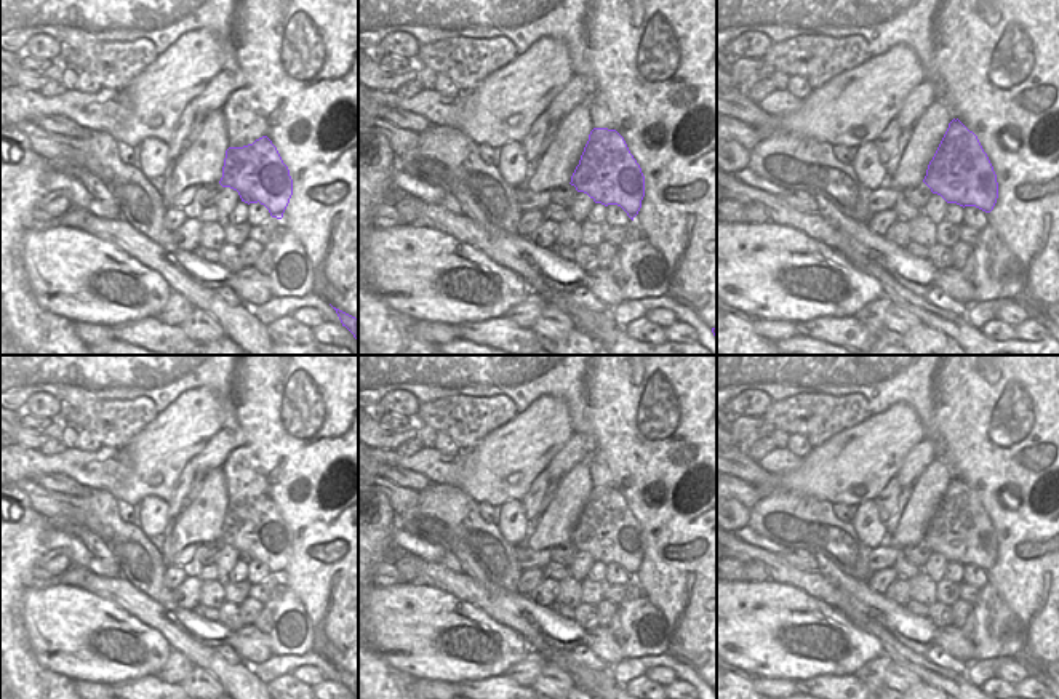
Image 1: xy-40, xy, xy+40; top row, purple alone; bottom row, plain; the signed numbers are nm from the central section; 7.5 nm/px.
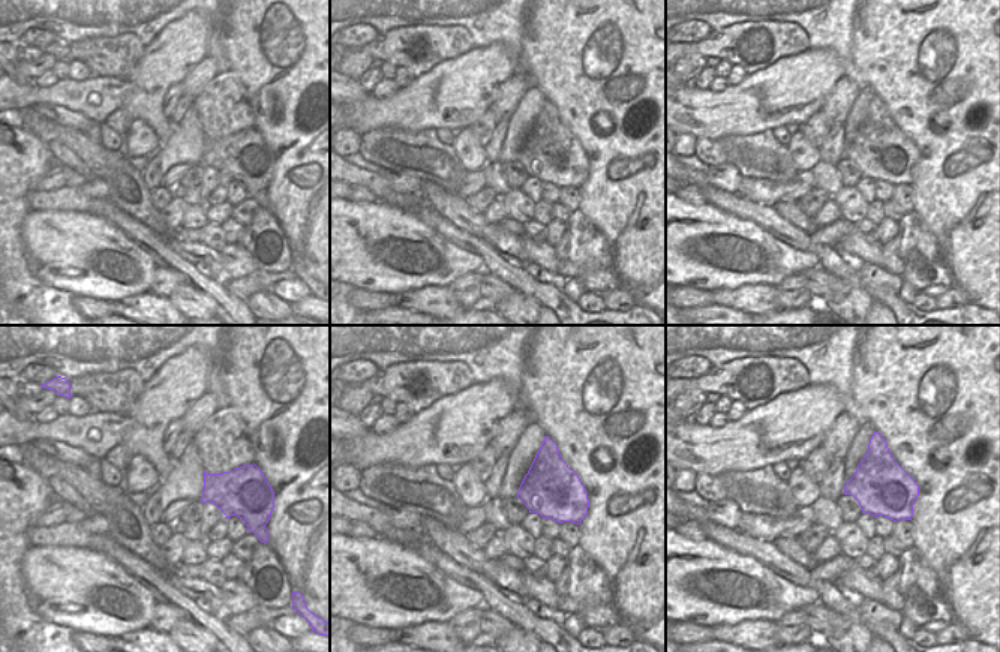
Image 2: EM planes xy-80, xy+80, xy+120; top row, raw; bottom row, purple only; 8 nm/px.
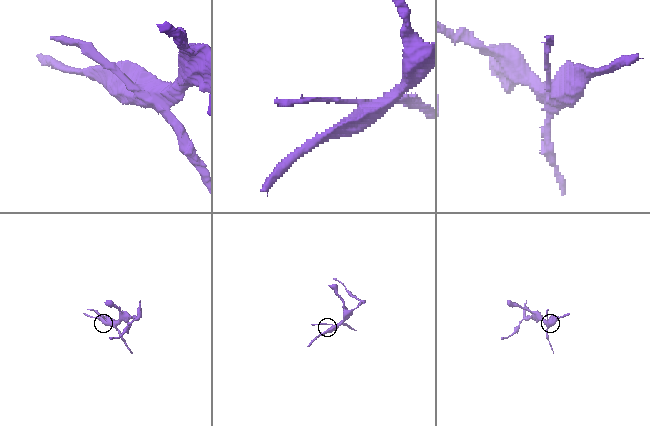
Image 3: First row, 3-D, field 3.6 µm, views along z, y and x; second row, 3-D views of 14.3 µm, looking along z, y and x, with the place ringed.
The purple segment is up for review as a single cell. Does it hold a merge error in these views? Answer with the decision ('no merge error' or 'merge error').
merge error

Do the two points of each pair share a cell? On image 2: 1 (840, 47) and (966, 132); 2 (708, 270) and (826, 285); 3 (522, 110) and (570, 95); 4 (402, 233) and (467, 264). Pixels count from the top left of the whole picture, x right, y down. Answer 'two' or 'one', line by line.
1: two
2: two
3: two
4: one

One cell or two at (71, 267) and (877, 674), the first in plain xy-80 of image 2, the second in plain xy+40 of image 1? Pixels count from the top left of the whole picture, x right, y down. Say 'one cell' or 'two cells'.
two cells

